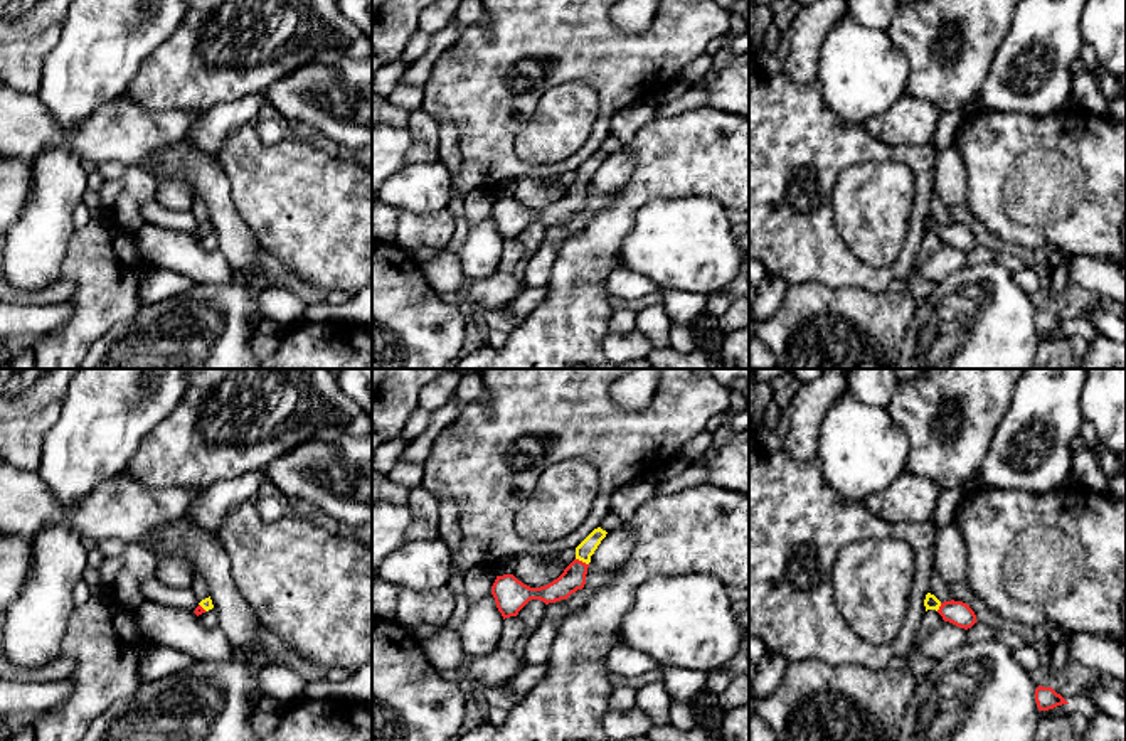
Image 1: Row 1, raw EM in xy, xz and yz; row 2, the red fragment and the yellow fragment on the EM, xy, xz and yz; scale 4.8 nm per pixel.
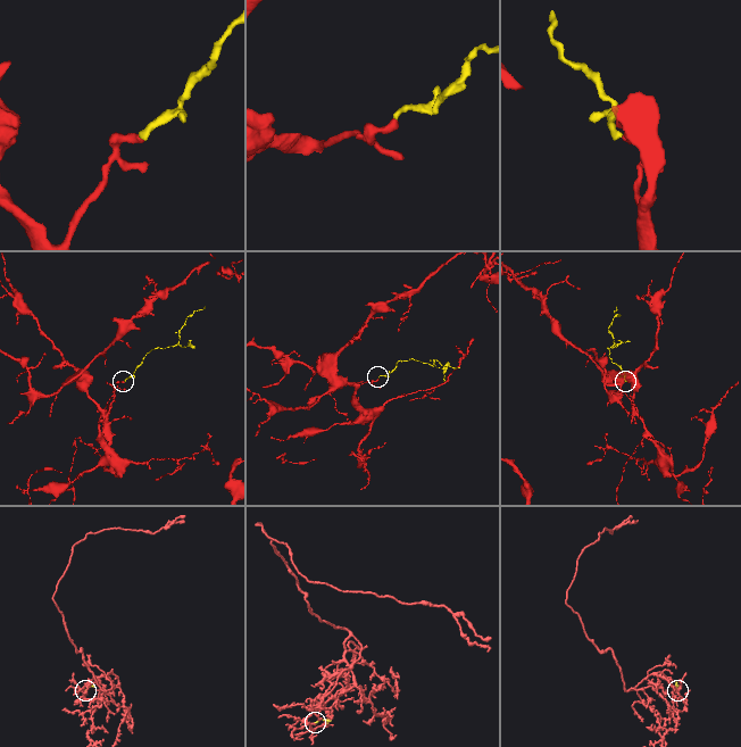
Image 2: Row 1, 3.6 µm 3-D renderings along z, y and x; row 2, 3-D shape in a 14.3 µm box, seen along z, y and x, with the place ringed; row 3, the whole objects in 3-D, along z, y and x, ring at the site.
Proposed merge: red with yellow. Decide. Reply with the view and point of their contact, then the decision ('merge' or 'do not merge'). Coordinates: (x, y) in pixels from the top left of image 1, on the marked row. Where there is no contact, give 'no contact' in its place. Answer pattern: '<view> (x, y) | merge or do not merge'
xz (581, 561) | merge

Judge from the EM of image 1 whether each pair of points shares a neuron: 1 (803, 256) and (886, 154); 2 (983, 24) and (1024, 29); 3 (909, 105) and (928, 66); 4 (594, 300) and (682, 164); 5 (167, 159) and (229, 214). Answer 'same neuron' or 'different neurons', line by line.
1: same neuron
2: different neurons
3: different neurons
4: same neuron
5: same neuron

